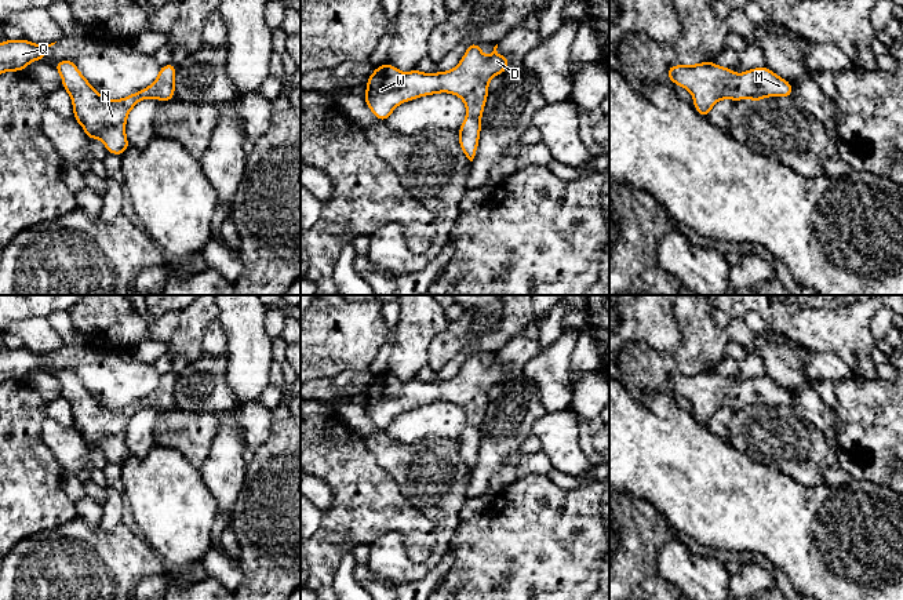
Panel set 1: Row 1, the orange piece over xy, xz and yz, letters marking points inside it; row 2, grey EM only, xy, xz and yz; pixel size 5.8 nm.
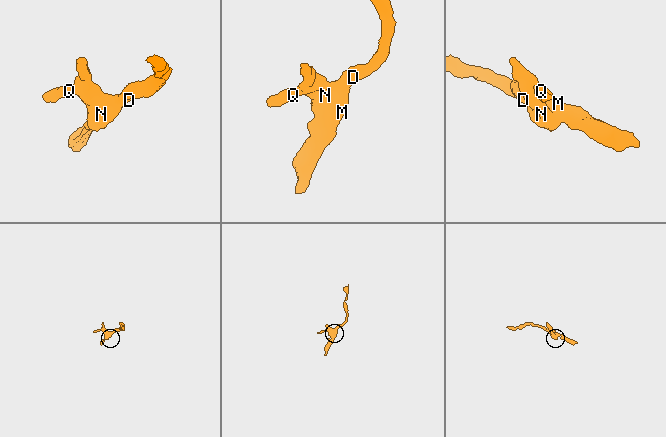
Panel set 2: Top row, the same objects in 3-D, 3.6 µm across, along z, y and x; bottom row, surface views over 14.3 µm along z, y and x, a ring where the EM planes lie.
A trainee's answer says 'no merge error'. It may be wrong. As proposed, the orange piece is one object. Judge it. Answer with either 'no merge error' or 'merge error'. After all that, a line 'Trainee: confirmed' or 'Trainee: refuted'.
no merge error
Trainee: confirmed

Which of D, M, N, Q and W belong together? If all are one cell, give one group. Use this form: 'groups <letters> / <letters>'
groups D M N Q W

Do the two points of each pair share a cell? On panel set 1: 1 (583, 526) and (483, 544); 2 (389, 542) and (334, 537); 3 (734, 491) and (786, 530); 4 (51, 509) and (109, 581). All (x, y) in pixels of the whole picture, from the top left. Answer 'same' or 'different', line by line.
1: same
2: different
3: same
4: different

